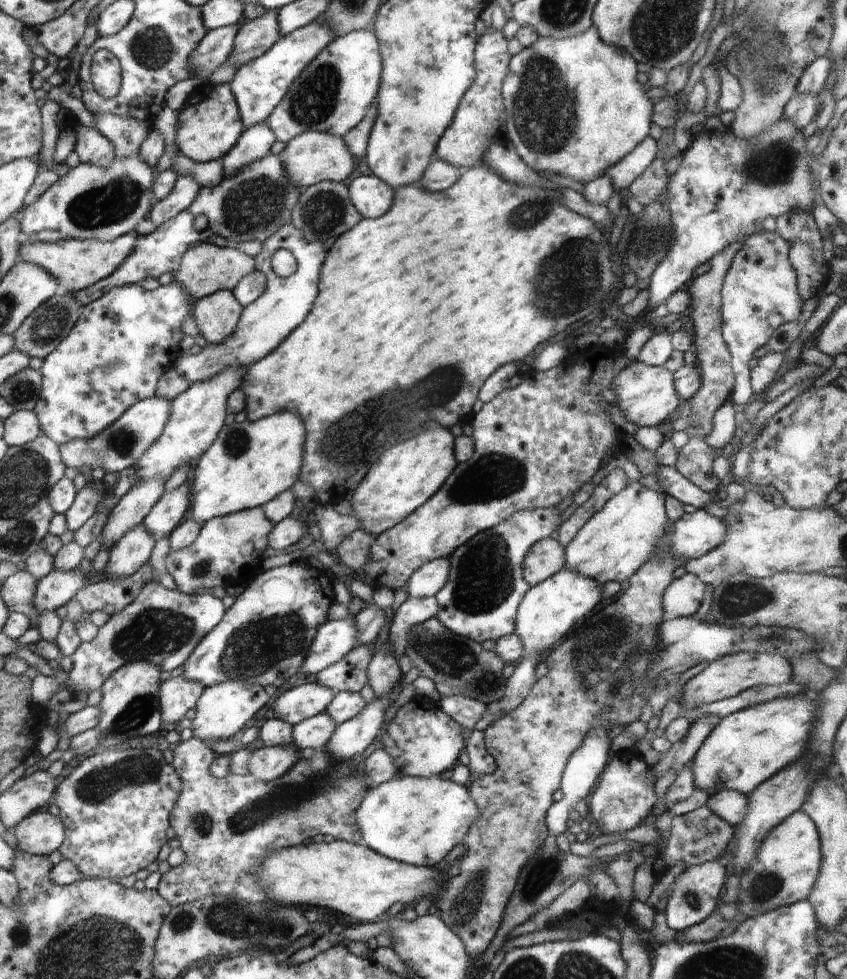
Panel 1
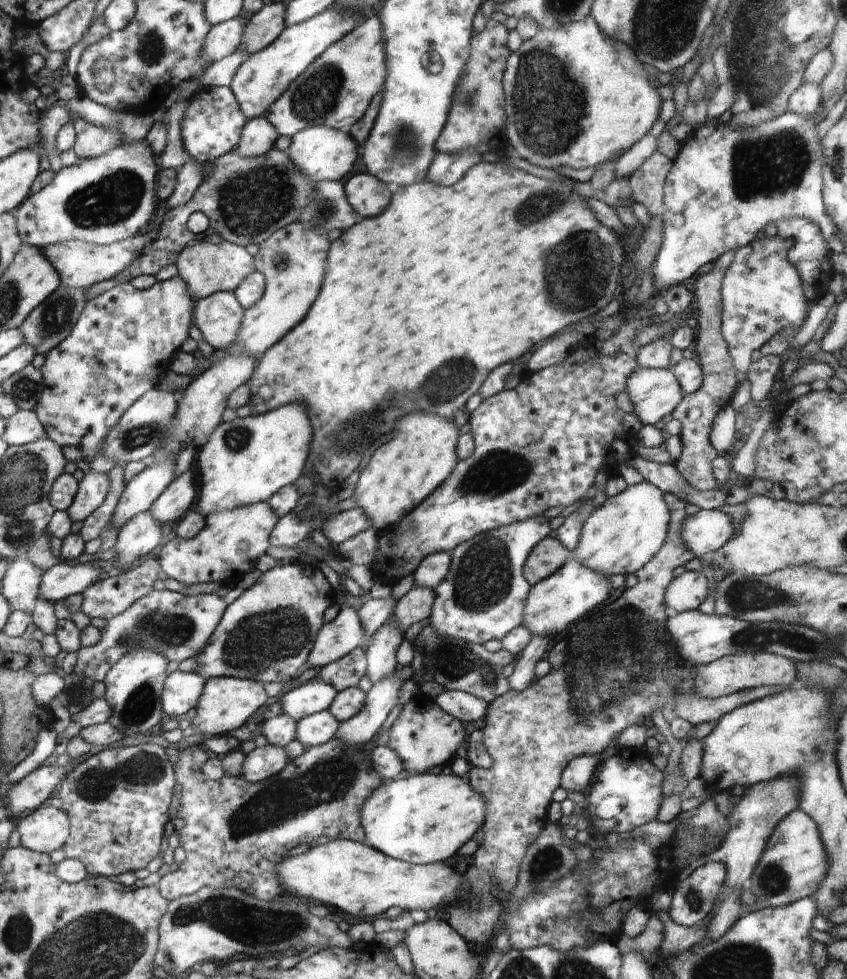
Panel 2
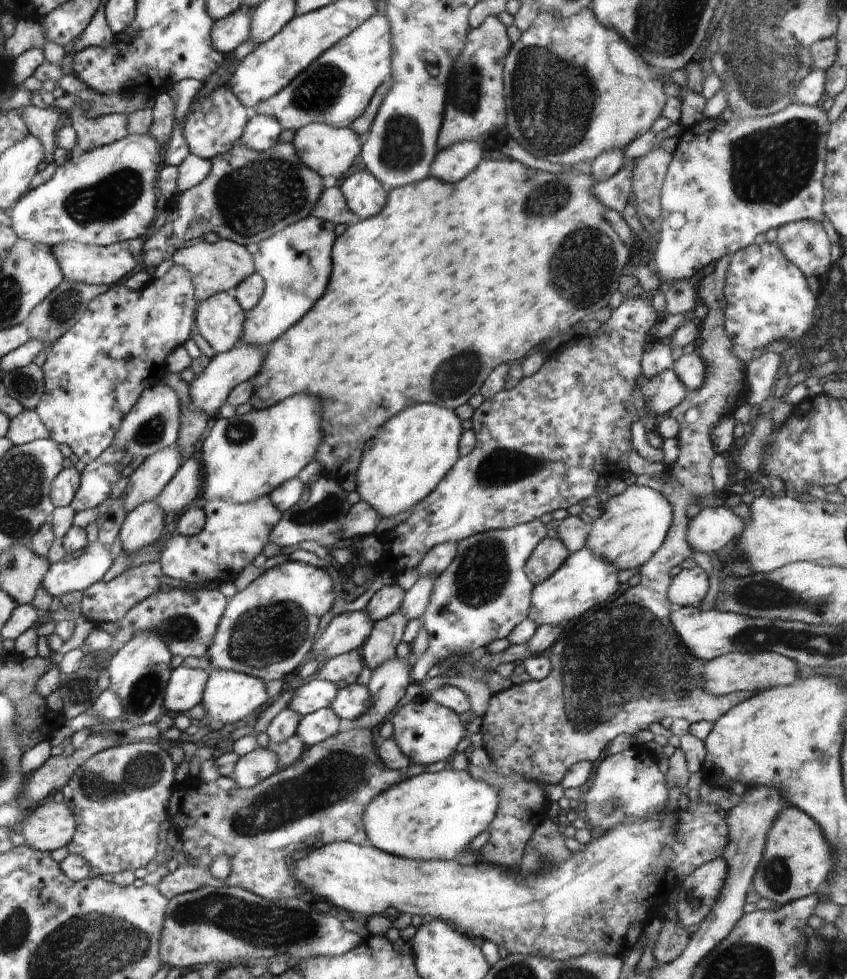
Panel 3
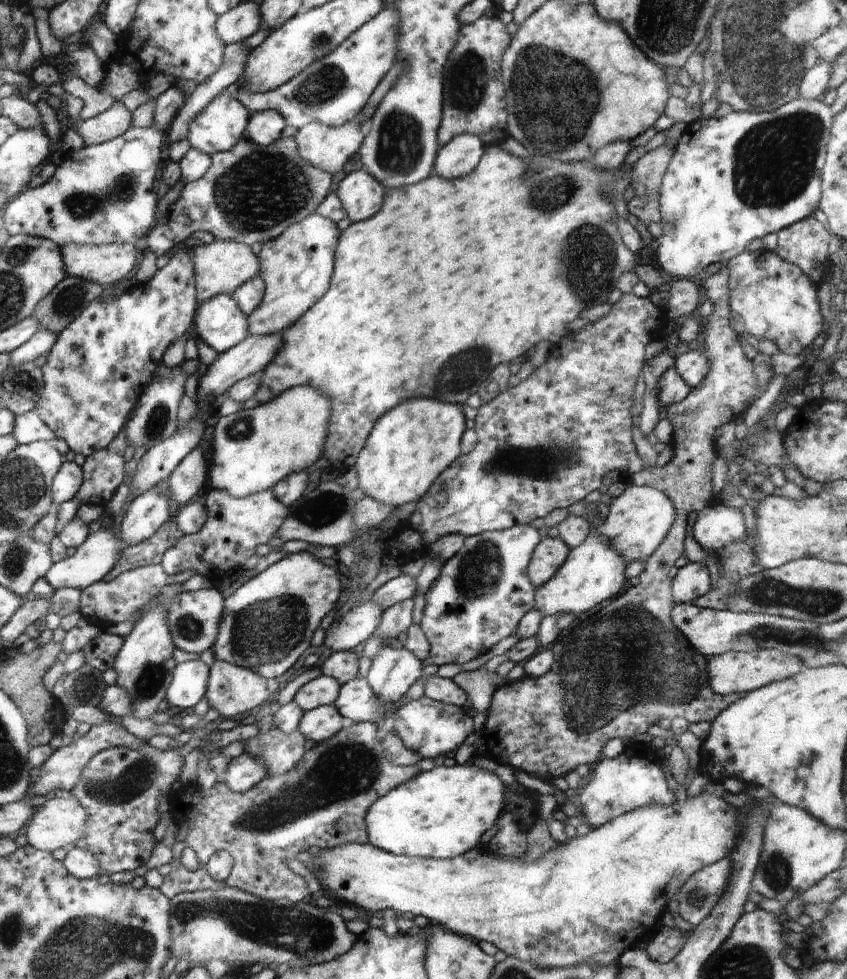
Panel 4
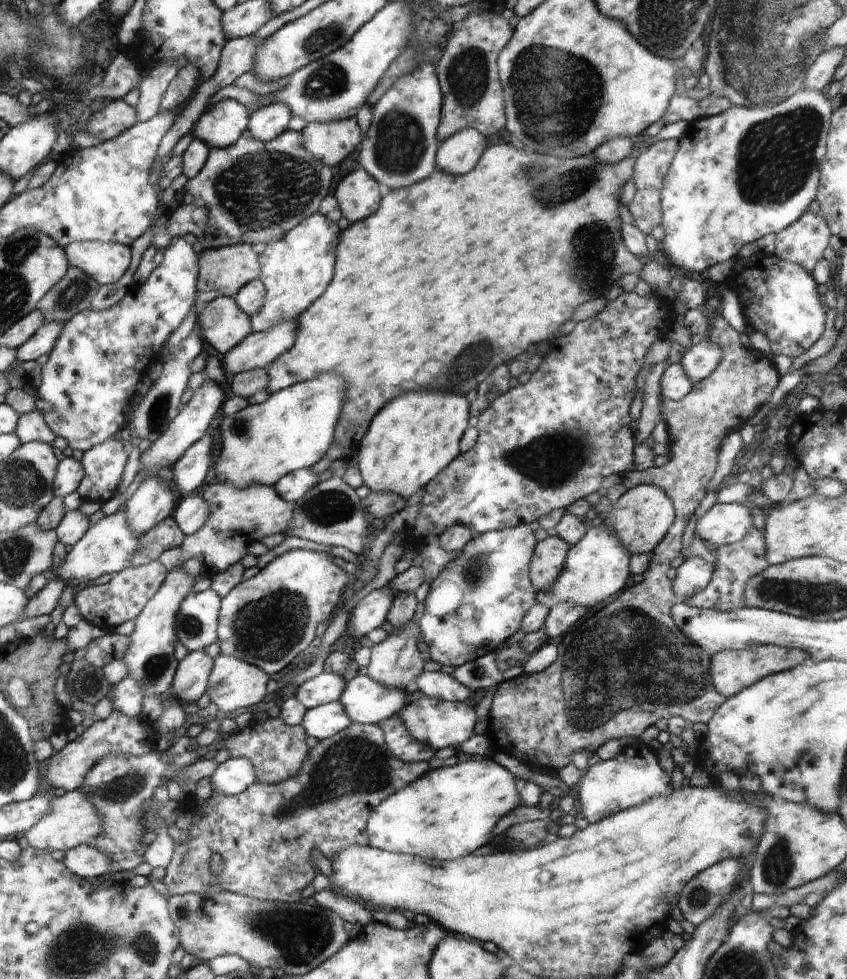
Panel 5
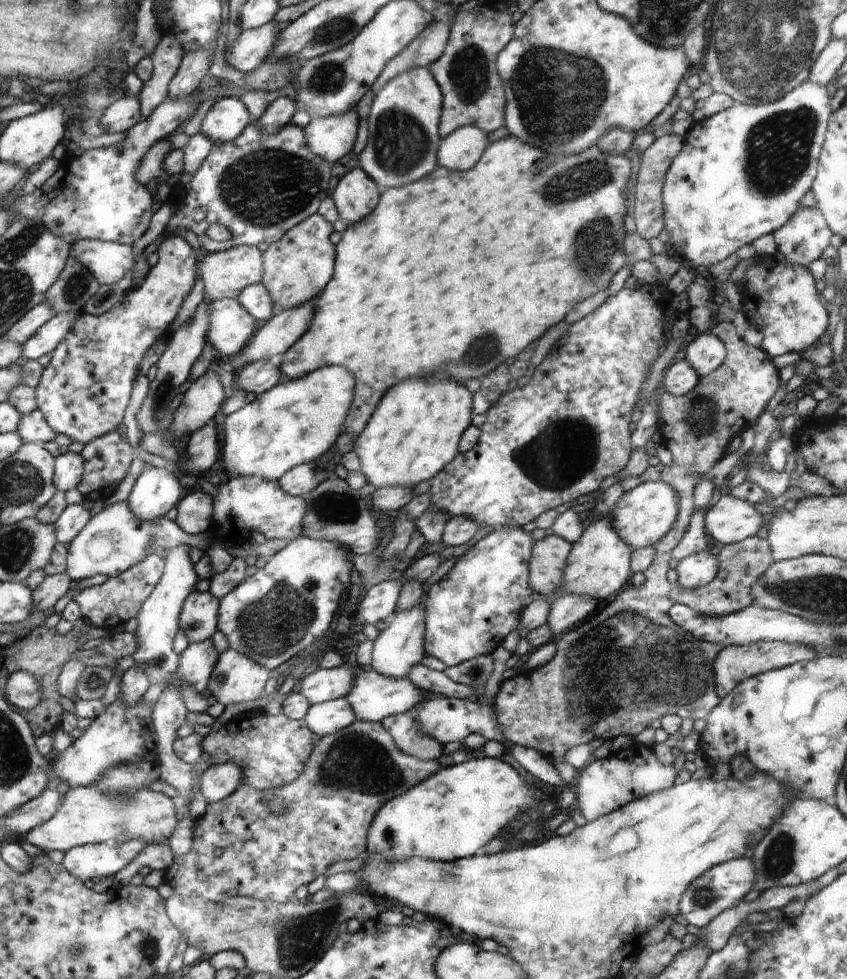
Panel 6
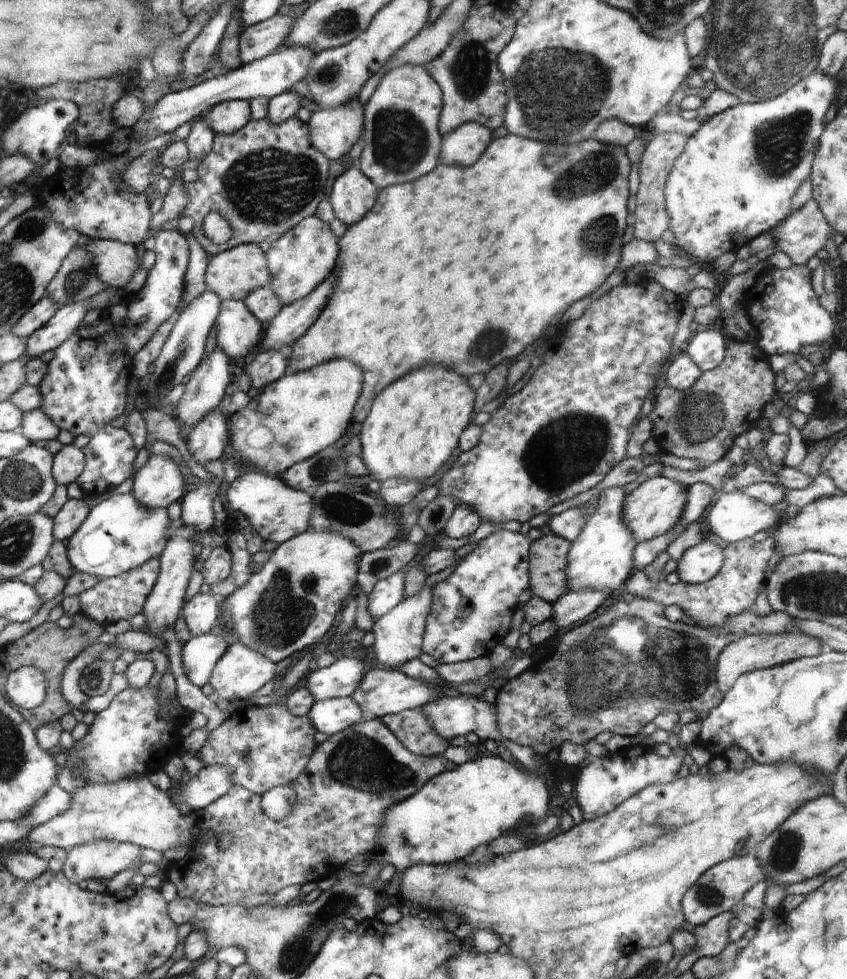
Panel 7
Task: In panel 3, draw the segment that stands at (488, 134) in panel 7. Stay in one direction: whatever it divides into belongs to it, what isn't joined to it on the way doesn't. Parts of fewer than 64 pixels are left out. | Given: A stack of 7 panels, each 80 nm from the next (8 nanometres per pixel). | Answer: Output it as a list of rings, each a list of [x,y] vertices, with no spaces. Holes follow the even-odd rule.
[[[474,141],[456,143],[438,151],[429,176],[442,182],[458,182],[468,176],[486,155]]]

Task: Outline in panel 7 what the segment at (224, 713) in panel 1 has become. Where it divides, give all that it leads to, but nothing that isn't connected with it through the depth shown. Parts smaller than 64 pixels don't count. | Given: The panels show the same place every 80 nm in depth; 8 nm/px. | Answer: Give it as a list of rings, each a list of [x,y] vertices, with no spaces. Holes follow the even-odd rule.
[[[234,643],[212,671],[210,684],[219,698],[232,702],[247,700],[266,682],[273,680],[275,664],[254,649]]]

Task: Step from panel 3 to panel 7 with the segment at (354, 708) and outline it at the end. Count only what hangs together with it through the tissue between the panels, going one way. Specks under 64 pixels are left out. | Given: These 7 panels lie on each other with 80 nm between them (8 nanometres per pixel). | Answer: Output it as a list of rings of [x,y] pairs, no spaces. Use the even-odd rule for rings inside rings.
[[[371,668],[362,675],[358,688],[351,694],[351,699],[359,705],[363,716],[366,718],[382,718],[382,716],[399,713],[408,709],[418,709],[430,700],[436,698],[436,692],[441,687],[446,687],[442,682],[434,687],[425,681],[416,680],[406,676],[399,670],[382,668]]]

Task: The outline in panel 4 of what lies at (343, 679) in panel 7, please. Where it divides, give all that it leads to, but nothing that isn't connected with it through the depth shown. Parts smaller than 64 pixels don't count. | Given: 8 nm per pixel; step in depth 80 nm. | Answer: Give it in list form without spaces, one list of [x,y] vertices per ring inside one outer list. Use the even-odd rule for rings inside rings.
[[[321,675],[304,684],[293,698],[293,703],[302,712],[317,709],[322,705],[334,705],[341,684],[332,677]]]

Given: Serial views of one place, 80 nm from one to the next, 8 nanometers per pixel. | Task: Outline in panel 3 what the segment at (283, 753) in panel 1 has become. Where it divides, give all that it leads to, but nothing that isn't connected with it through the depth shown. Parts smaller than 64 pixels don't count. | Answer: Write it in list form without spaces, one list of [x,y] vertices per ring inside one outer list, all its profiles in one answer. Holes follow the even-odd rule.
[[[260,745],[256,750],[241,756],[236,763],[234,780],[241,787],[250,788],[278,771],[279,758],[272,750]]]

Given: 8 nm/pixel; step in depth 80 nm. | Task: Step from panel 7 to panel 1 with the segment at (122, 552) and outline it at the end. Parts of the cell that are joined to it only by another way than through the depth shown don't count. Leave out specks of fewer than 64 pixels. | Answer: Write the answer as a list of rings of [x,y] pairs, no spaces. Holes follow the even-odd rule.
[[[55,570],[46,574],[40,581],[34,596],[36,610],[40,612],[56,611],[64,604],[75,599],[86,586],[89,579],[79,570]]]

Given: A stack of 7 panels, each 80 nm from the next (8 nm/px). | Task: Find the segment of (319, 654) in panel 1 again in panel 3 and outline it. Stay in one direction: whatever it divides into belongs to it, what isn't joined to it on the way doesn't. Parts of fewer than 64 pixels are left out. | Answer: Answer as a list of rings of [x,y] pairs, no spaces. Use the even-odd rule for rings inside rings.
[[[348,611],[335,616],[313,646],[316,660],[324,663],[338,655],[359,650],[373,627],[368,613]]]

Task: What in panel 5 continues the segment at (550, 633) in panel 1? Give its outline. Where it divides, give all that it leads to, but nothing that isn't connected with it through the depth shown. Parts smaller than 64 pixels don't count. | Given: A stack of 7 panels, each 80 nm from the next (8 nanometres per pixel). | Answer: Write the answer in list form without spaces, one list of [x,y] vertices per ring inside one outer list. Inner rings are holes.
[[[605,522],[599,527],[592,527],[575,545],[570,546],[564,568],[547,591],[537,591],[536,601],[549,610],[558,603],[572,603],[589,610],[595,604],[610,598],[612,594],[624,590],[626,579],[630,575],[629,558],[629,552],[608,530]]]

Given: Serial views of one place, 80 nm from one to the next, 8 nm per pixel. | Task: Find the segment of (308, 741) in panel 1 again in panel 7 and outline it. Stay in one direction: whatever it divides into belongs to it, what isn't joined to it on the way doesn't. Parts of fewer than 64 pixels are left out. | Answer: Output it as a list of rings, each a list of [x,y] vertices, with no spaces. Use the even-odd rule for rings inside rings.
[[[334,697],[315,701],[307,714],[318,732],[331,736],[364,718],[359,705],[351,697]]]

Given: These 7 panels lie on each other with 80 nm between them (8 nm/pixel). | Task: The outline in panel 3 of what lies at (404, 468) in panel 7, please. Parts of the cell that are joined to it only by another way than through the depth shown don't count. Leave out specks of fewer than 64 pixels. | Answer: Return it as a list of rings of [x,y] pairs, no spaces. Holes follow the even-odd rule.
[[[420,404],[388,420],[376,433],[376,440],[364,452],[356,472],[357,492],[381,518],[392,518],[416,506],[430,494],[459,459],[462,420],[452,410],[434,404]]]

